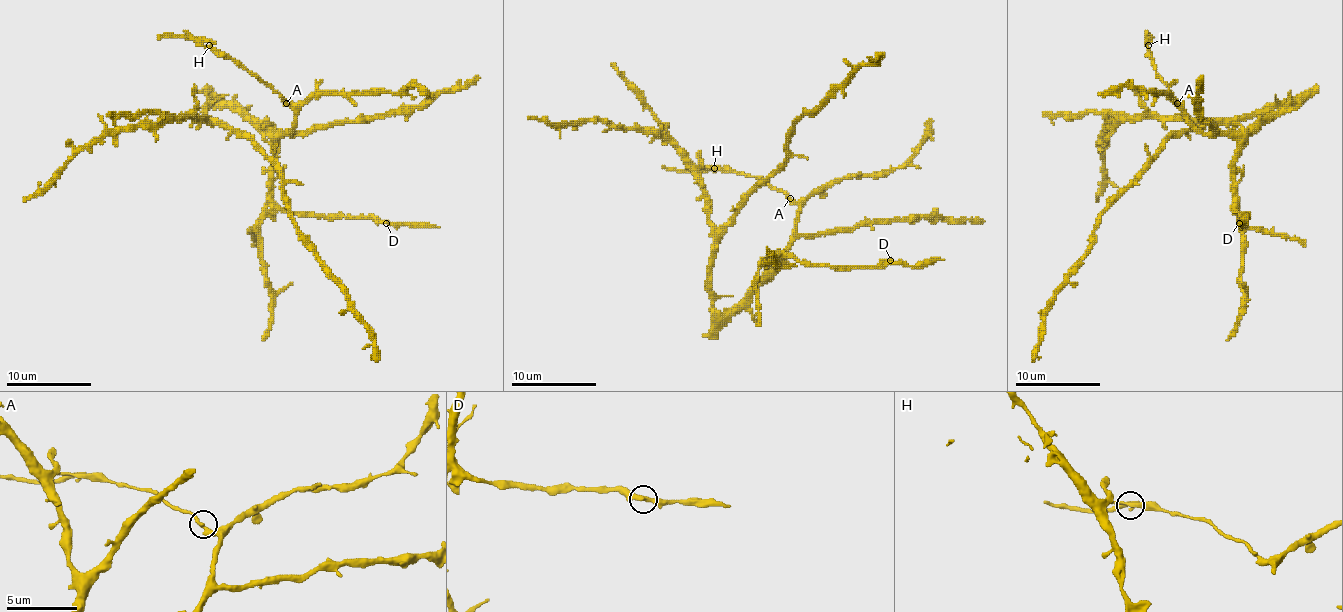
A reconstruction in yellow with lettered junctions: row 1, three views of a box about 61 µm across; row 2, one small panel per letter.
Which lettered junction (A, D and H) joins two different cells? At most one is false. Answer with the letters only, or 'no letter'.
H

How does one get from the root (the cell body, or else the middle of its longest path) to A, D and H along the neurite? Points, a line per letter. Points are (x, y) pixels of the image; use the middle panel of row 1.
A: (713, 260), (711, 304), (720, 313), (726, 313), (777, 264), (784, 253), (799, 208), (790, 198)
D: (713, 260), (711, 304), (720, 313), (730, 311), (775, 266), (775, 255), (831, 266), (882, 266), (890, 260)
H: (713, 260), (711, 304), (726, 313), (777, 264), (790, 240), (799, 208), (758, 176), (713, 168)

